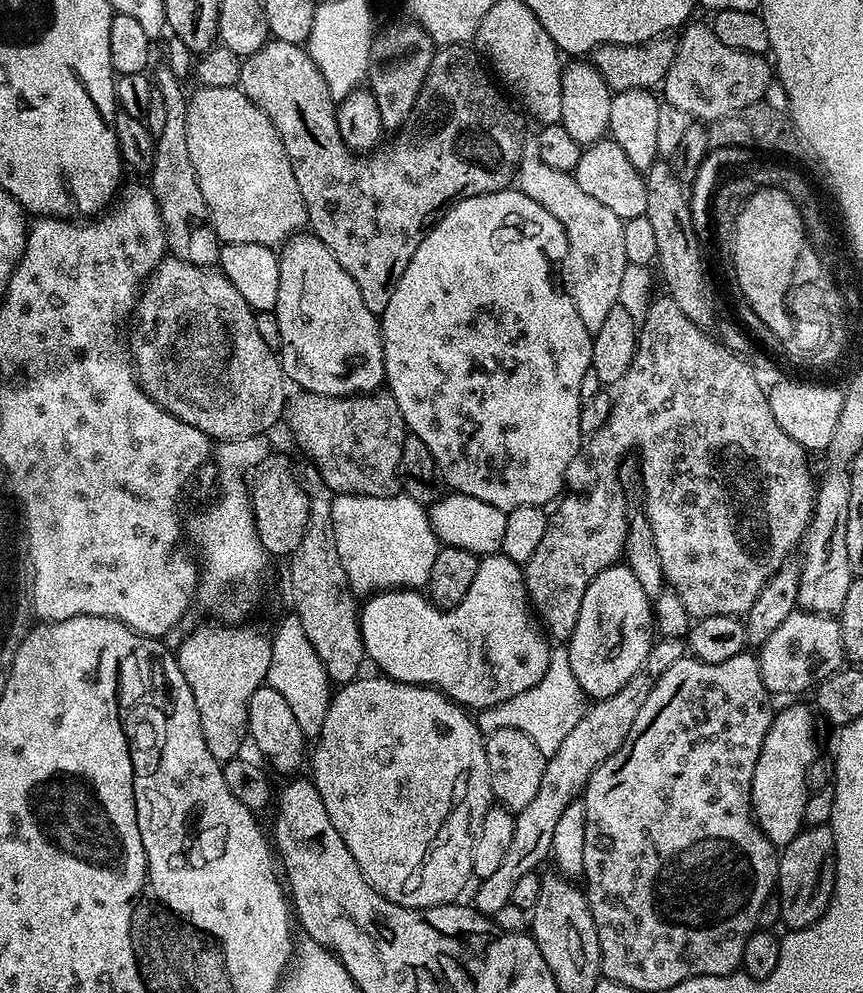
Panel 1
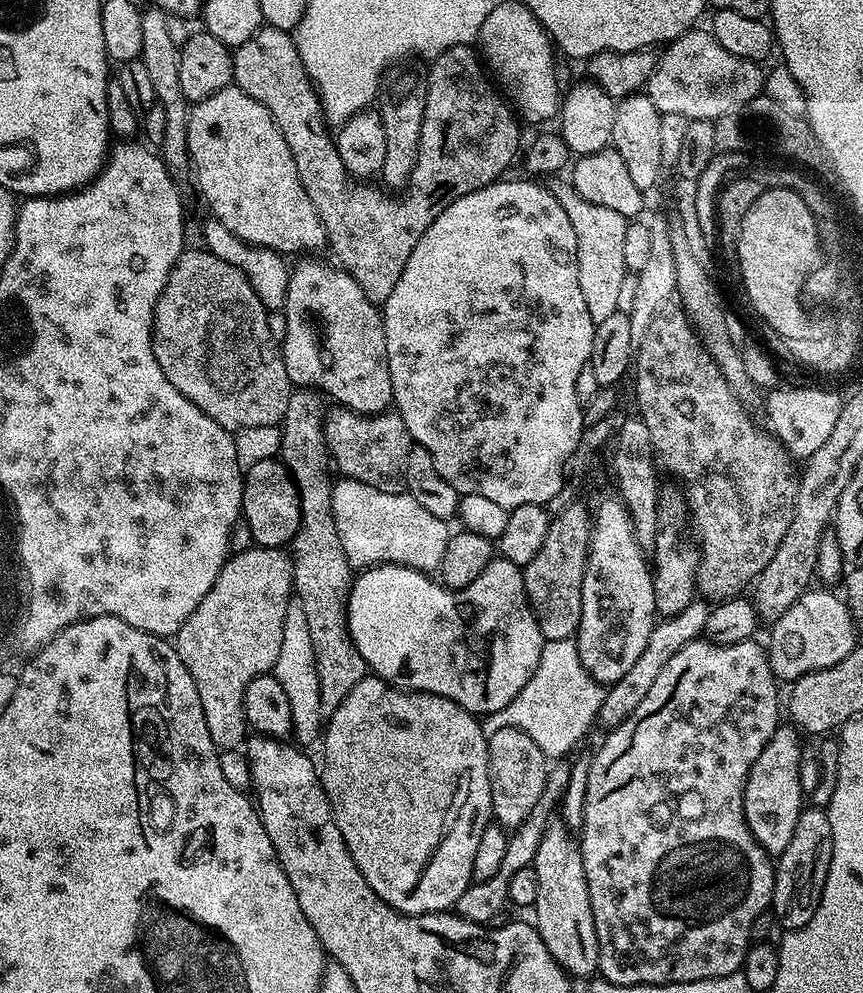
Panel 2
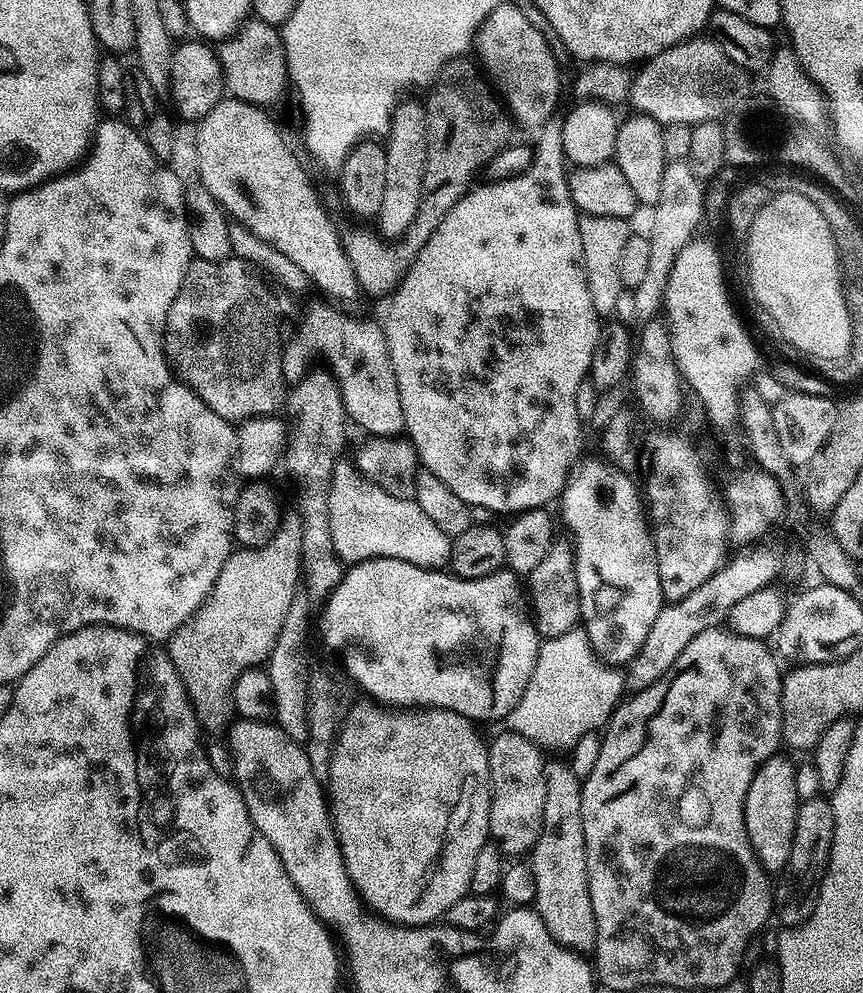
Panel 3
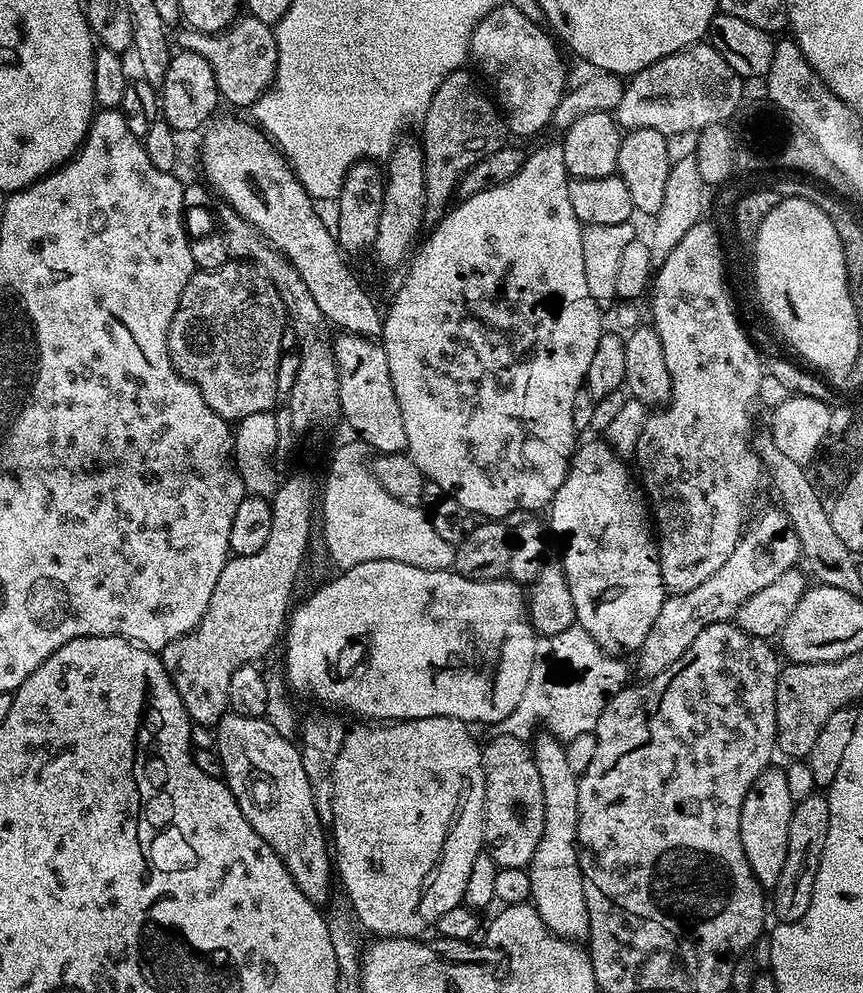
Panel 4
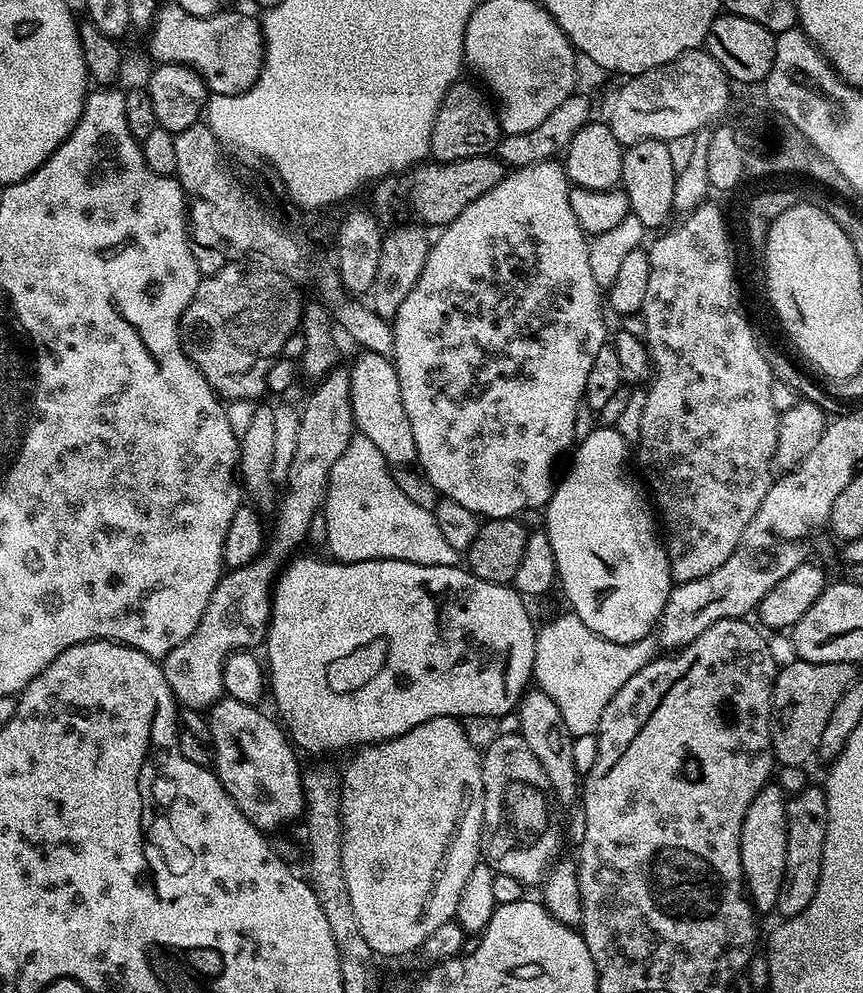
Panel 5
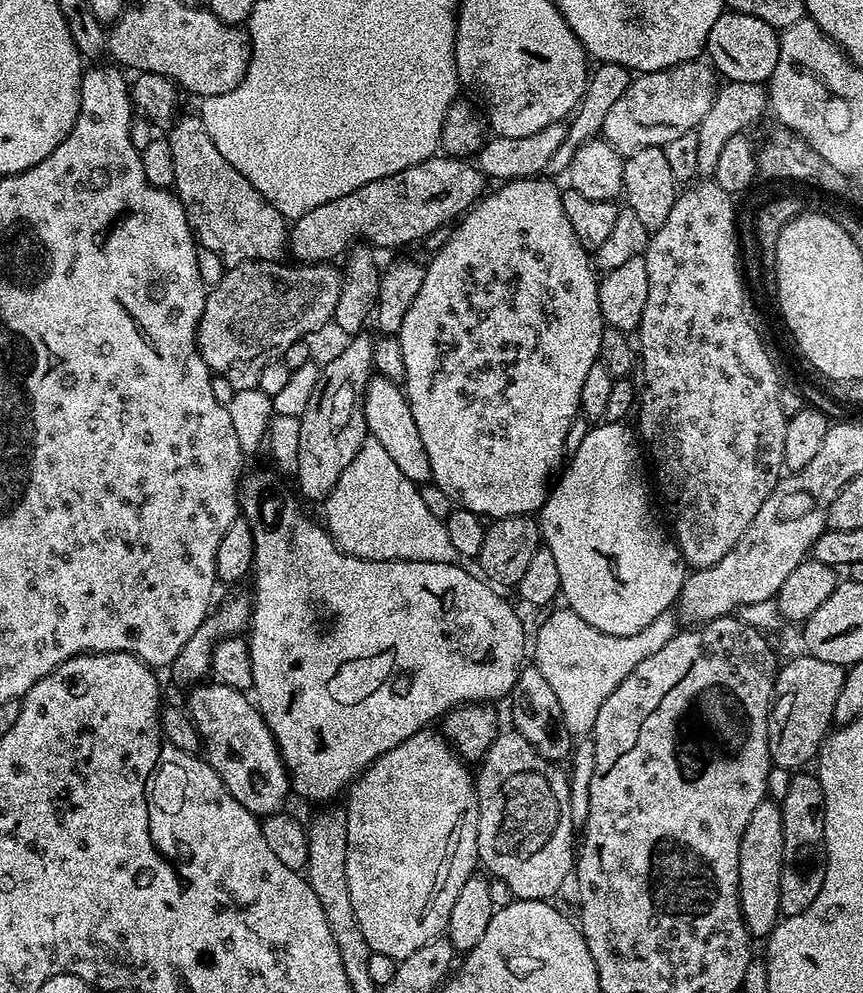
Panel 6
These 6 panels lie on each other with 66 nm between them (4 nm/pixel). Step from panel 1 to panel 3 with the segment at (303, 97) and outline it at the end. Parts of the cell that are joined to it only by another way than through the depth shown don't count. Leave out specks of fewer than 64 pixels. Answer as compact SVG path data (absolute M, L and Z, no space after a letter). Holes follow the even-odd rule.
M255 18L249 19L239 32L234 33L219 45L218 55L224 71L224 86L229 97L245 100L247 104L269 106L268 104L278 103L283 98L284 91L289 91L290 81L288 79L288 63L284 53L284 41L277 25L267 24ZM457 58L446 62L440 68L434 83L431 85L428 100L426 99L426 115L428 117L428 164L424 168L424 177L420 190L418 212L408 229L395 242L389 242L379 231L371 232L368 228L352 228L343 233L344 253L354 270L359 291L368 296L391 297L402 278L408 273L412 259L420 253L420 248L438 230L442 218L457 202L473 187L476 175L483 173L488 163L493 160L502 149L509 147L512 136L513 121L506 111L505 105L498 99L497 93L490 87L489 81L482 75L481 69L468 61L468 58Z

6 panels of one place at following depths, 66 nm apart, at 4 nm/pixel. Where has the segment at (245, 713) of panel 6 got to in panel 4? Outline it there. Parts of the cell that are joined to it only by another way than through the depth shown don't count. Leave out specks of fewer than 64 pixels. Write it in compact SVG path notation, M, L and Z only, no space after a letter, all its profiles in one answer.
M229 711L214 729L218 768L234 794L246 822L278 854L298 890L317 906L324 906L334 884L330 840L316 809L310 778L302 770L299 747L282 737L264 716L243 716Z

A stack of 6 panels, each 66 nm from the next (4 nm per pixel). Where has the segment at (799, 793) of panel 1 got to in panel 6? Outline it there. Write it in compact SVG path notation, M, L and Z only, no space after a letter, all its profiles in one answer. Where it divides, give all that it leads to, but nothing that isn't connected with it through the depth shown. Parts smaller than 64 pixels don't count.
M765 798L750 814L742 846L738 850L738 886L740 887L740 913L749 937L767 938L776 928L780 915L780 879L784 865L784 835L780 805L772 798Z

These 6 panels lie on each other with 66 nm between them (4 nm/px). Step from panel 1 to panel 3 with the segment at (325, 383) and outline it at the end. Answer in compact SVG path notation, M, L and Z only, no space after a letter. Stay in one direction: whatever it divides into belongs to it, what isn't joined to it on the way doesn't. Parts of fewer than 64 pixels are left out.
M323 299L316 300L308 309L304 312L304 321L300 324L300 333L293 338L292 341L287 341L286 347L283 349L284 361L282 362L282 370L284 371L284 379L289 385L297 384L299 380L310 370L311 362L315 356L321 356L325 360L327 371L332 373L332 377L338 382L340 387L340 393L342 394L342 402L344 403L344 411L346 413L347 419L352 420L360 428L365 428L368 434L373 434L375 436L397 436L404 432L404 415L402 414L402 402L398 398L398 382L394 378L394 370L392 369L392 363L390 362L390 354L388 353L388 347L386 346L386 338L384 337L384 329L379 323L376 324L372 320L363 320L360 316L347 316L344 312L339 312L337 305L332 302L325 302Z

